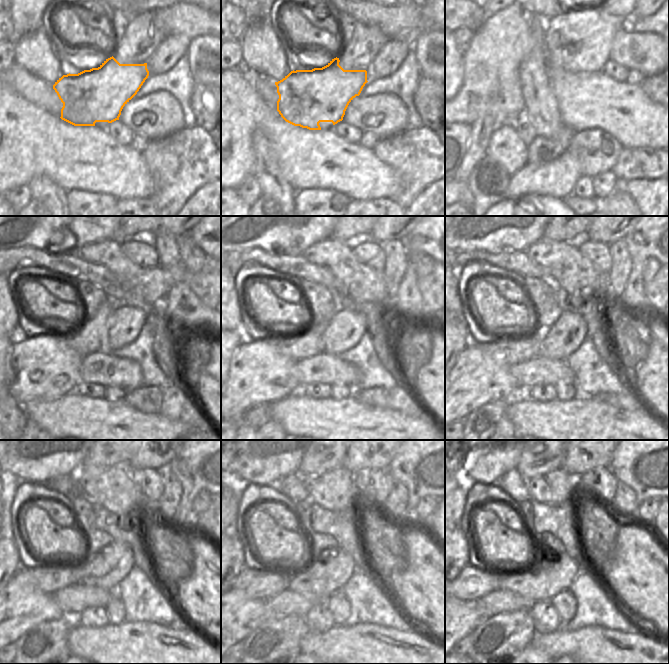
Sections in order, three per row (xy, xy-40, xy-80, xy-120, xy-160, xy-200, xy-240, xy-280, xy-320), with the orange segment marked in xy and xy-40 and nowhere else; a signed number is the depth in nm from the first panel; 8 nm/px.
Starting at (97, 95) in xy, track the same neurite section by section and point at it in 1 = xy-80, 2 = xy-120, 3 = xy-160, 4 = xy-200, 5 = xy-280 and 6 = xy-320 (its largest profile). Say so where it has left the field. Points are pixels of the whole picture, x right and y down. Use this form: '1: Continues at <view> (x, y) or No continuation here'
1: Continues at xy-80 (497, 140)
2: Continues at xy-120 (44, 367)
3: Continues at xy-160 (259, 373)
4: Continues at xy-200 (476, 379)
5: Continues at xy-280 (241, 614)
6: Continues at xy-320 (465, 615)

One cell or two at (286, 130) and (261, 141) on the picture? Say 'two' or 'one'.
two

